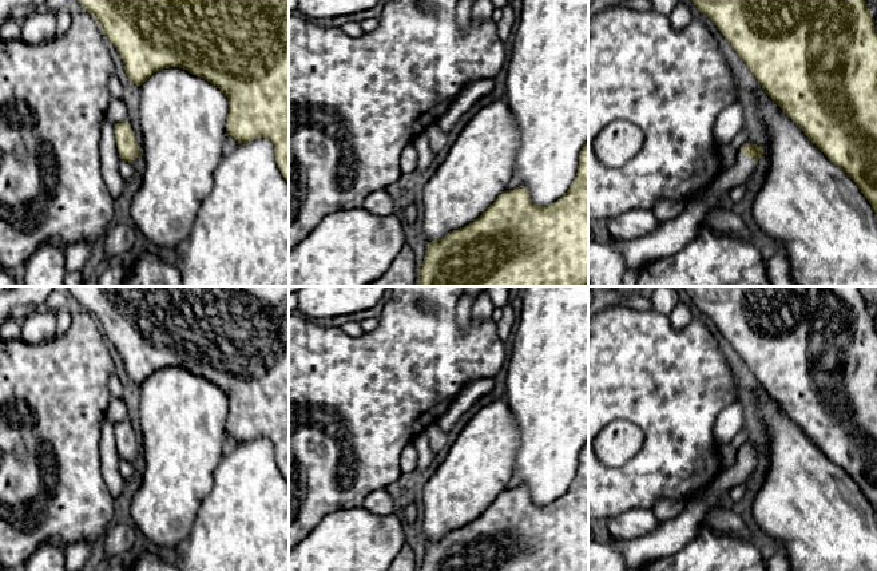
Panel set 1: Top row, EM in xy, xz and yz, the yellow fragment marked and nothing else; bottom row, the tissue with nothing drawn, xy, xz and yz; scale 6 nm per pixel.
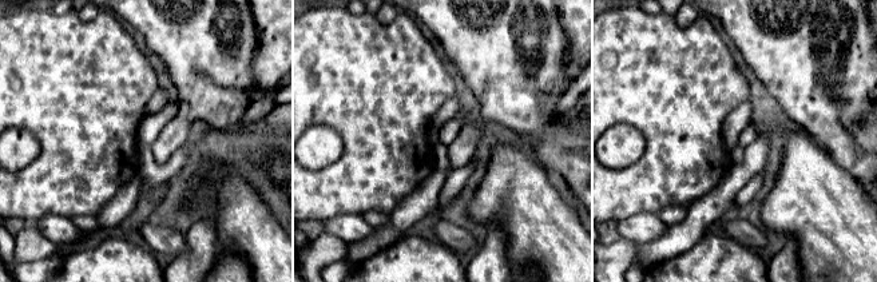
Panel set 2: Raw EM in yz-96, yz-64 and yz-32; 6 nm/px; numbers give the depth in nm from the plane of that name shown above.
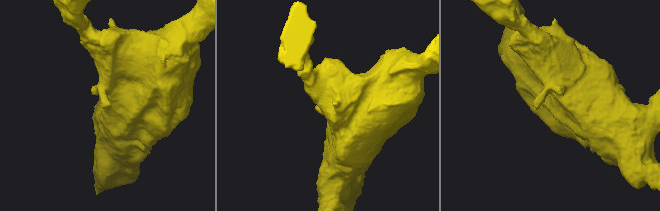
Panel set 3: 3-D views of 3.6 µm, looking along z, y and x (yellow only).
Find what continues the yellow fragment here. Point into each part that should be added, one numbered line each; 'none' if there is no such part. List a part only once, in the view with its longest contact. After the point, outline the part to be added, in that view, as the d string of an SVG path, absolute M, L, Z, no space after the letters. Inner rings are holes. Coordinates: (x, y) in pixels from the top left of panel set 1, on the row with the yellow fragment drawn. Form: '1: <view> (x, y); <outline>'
1: yz (671, 236); M739 150L735 162L714 179L701 199L684 203L679 217L660 222L655 231L643 238L616 241L615 246L623 254L626 266L639 270L682 250L698 234L710 210L729 205L729 193L747 181L755 164L753 158Z

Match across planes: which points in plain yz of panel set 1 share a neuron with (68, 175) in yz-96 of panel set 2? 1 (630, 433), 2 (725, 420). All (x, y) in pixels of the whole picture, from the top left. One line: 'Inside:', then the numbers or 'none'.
Inside: none

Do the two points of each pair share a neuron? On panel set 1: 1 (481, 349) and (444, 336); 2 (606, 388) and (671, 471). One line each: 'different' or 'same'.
1: same
2: same

